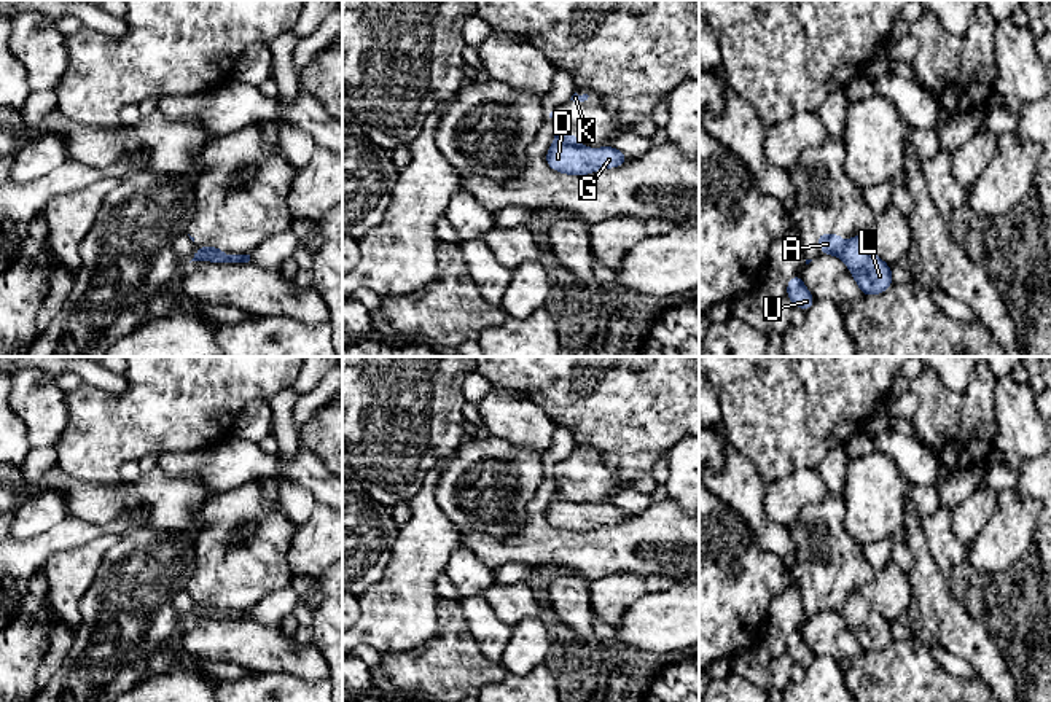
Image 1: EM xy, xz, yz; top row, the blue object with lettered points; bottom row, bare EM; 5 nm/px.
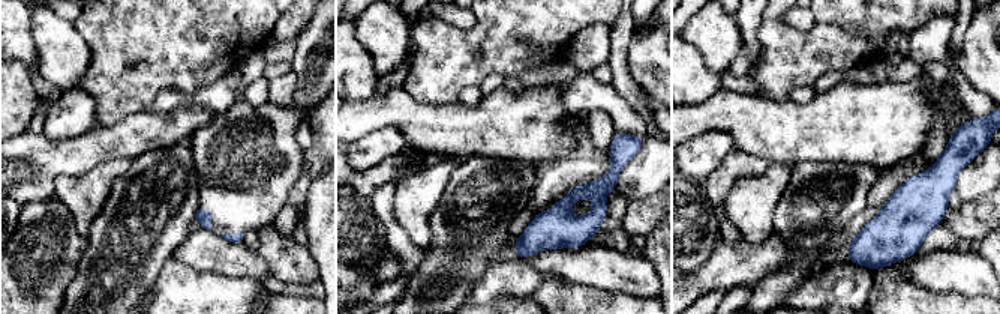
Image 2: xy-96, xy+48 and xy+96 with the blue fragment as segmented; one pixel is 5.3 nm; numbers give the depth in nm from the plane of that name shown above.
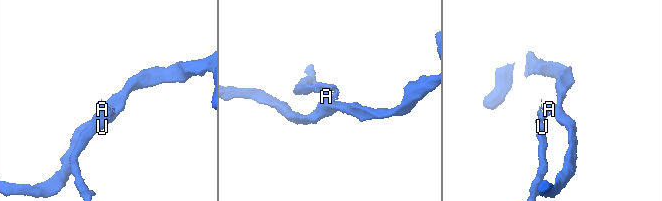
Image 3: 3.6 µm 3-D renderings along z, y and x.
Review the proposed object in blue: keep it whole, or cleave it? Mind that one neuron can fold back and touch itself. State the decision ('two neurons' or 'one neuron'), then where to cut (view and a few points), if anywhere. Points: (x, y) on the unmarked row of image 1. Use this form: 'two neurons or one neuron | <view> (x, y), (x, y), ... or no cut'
two neurons | xz (554, 497), (577, 503)

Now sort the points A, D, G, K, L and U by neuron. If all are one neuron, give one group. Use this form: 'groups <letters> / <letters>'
groups A K U / D G L

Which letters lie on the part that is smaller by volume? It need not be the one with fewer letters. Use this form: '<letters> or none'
A, K, U

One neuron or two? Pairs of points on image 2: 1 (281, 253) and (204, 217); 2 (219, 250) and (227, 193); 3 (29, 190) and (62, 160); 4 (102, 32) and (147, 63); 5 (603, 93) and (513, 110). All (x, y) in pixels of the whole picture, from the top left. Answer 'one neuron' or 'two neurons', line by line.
1: two neurons
2: two neurons
3: one neuron
4: one neuron
5: two neurons

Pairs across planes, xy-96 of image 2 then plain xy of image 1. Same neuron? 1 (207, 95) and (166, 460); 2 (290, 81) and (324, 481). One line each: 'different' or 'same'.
1: same
2: same

